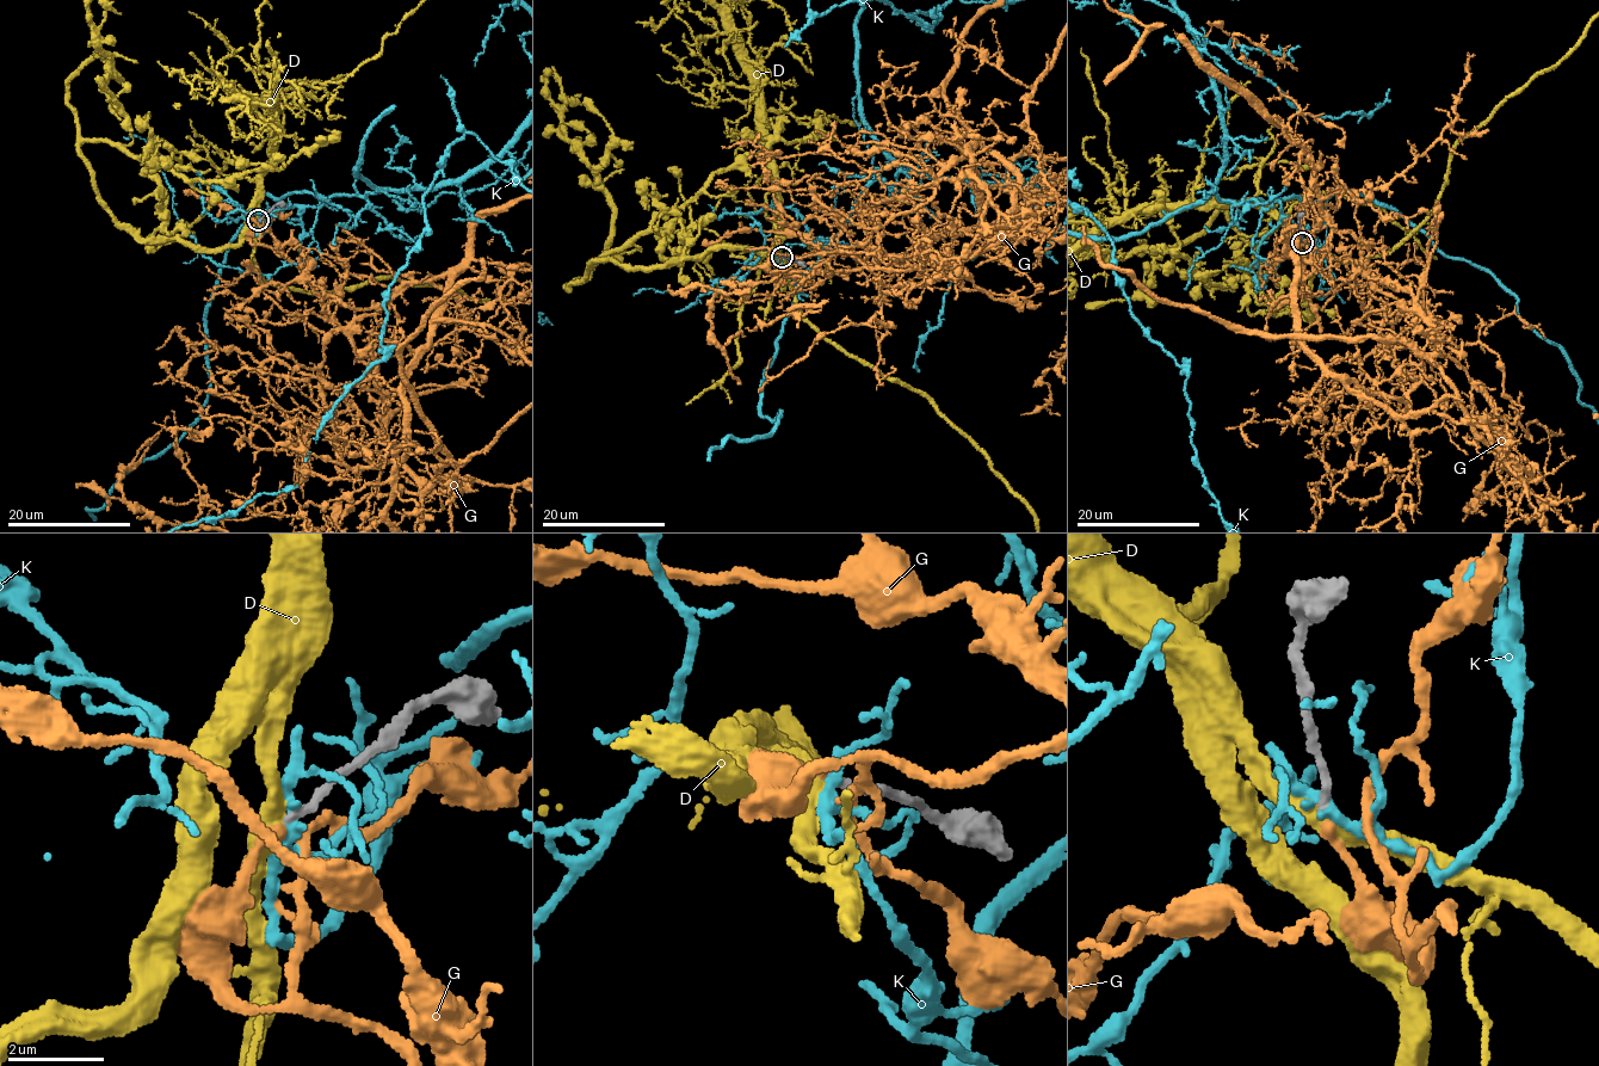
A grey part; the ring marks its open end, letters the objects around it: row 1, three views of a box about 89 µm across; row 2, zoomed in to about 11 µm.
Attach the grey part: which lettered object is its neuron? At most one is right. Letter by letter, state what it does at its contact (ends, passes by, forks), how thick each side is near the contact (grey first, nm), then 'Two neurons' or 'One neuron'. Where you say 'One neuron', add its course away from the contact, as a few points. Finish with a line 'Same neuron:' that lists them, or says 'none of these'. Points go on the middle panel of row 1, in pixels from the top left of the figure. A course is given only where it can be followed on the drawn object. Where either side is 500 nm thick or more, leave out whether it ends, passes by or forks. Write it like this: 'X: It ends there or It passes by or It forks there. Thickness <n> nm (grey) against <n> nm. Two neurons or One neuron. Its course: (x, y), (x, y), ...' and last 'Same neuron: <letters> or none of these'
D: It passes by. Thickness 160 nm (grey) against 400 nm. Two neurons
G: It forks there. Thickness 160 nm (grey) against 120 nm. One neuron
K: It forks there. Thickness 180 nm (grey) against 200 nm. Two neurons
Same neuron: G

